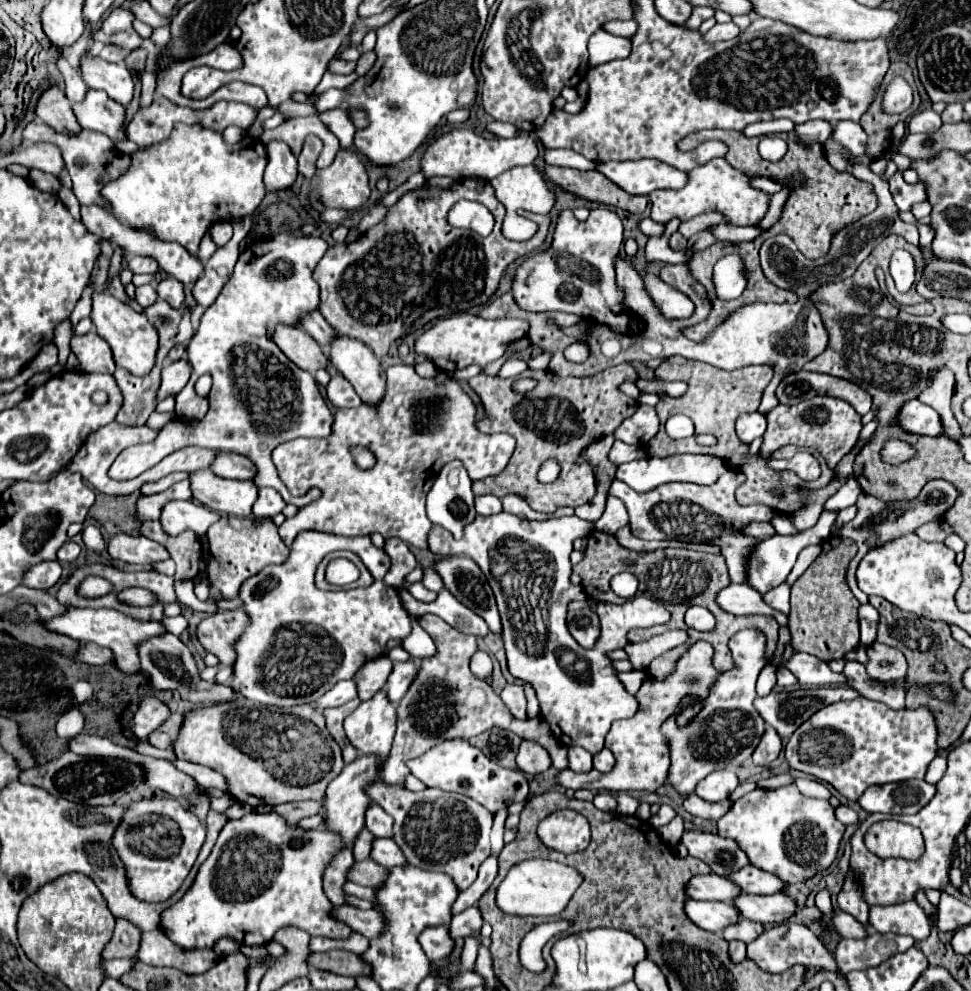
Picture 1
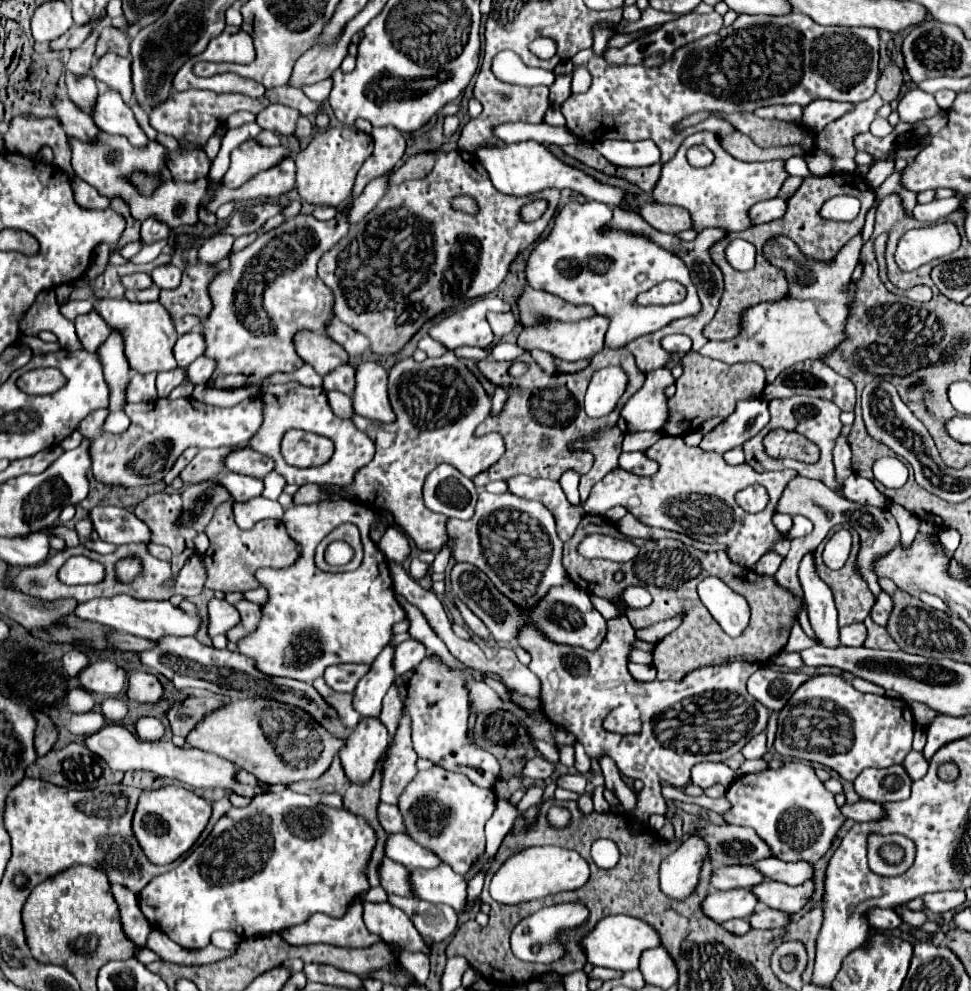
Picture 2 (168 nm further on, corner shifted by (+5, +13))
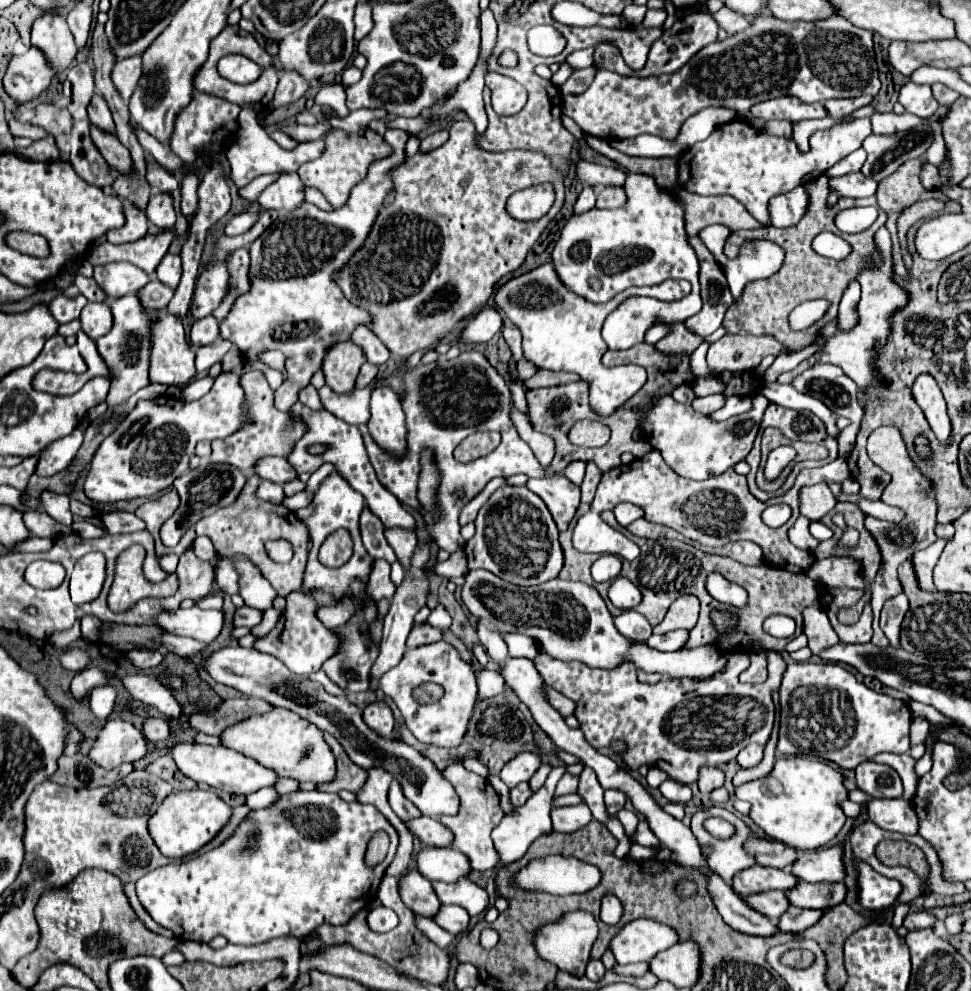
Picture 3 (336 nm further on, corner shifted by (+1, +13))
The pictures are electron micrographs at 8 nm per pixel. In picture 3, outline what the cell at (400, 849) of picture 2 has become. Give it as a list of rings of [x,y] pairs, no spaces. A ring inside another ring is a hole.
[[[427,848],[417,856],[419,872],[431,882],[457,882],[469,876],[469,858],[453,848]]]

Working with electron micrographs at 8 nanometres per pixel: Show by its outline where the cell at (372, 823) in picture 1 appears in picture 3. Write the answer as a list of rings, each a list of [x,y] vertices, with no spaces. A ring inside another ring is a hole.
[[[421,816],[421,818],[411,820],[407,828],[411,830],[411,834],[419,836],[419,840],[423,840],[425,846],[445,848],[445,846],[451,846],[453,842],[453,832],[445,824],[441,824],[437,818]]]

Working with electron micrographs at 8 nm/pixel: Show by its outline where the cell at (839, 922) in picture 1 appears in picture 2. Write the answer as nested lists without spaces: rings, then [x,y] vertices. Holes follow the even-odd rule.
[[[871,908],[865,914],[869,926],[877,930],[895,930],[901,924],[901,918],[891,908]]]

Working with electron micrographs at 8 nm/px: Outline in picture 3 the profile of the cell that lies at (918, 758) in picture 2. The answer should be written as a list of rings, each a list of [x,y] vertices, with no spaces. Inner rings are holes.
[[[877,754],[877,756],[871,758],[871,762],[881,762],[881,764],[891,766],[893,770],[897,770],[897,774],[903,780],[903,798],[913,800],[917,778],[915,778],[915,772],[913,772],[915,760],[909,754],[903,754],[903,756],[899,756],[899,754]]]

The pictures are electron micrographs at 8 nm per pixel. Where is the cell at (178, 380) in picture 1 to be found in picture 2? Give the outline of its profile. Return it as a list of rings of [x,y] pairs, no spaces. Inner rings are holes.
[[[189,332],[189,334],[179,336],[173,348],[177,368],[187,368],[201,354],[203,354],[203,336],[199,336],[199,332]]]

